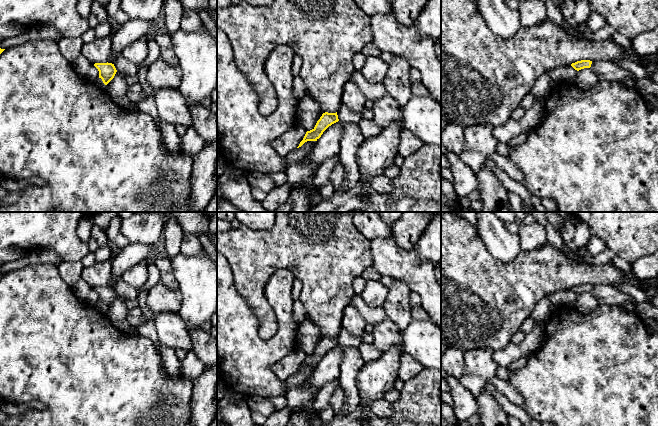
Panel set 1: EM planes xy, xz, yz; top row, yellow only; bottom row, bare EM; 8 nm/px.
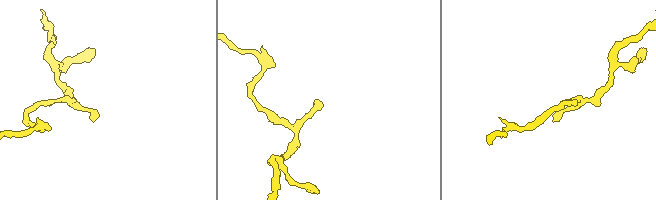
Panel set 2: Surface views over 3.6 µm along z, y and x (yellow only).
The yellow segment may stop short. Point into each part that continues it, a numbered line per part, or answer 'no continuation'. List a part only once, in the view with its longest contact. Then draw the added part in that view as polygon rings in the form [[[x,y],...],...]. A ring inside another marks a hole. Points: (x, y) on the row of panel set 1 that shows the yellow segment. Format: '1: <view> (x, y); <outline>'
no continuation

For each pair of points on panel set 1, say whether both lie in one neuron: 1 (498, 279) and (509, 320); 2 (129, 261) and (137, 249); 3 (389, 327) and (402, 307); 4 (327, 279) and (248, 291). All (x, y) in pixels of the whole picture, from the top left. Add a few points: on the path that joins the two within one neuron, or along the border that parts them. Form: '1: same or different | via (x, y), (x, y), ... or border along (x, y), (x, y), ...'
1: same | via (498, 289), (499, 310)
2: same | via (129, 258), (134, 252)
3: different | border along (387, 316), (401, 330)
4: same | via (306, 262), (272, 262), (264, 270)

